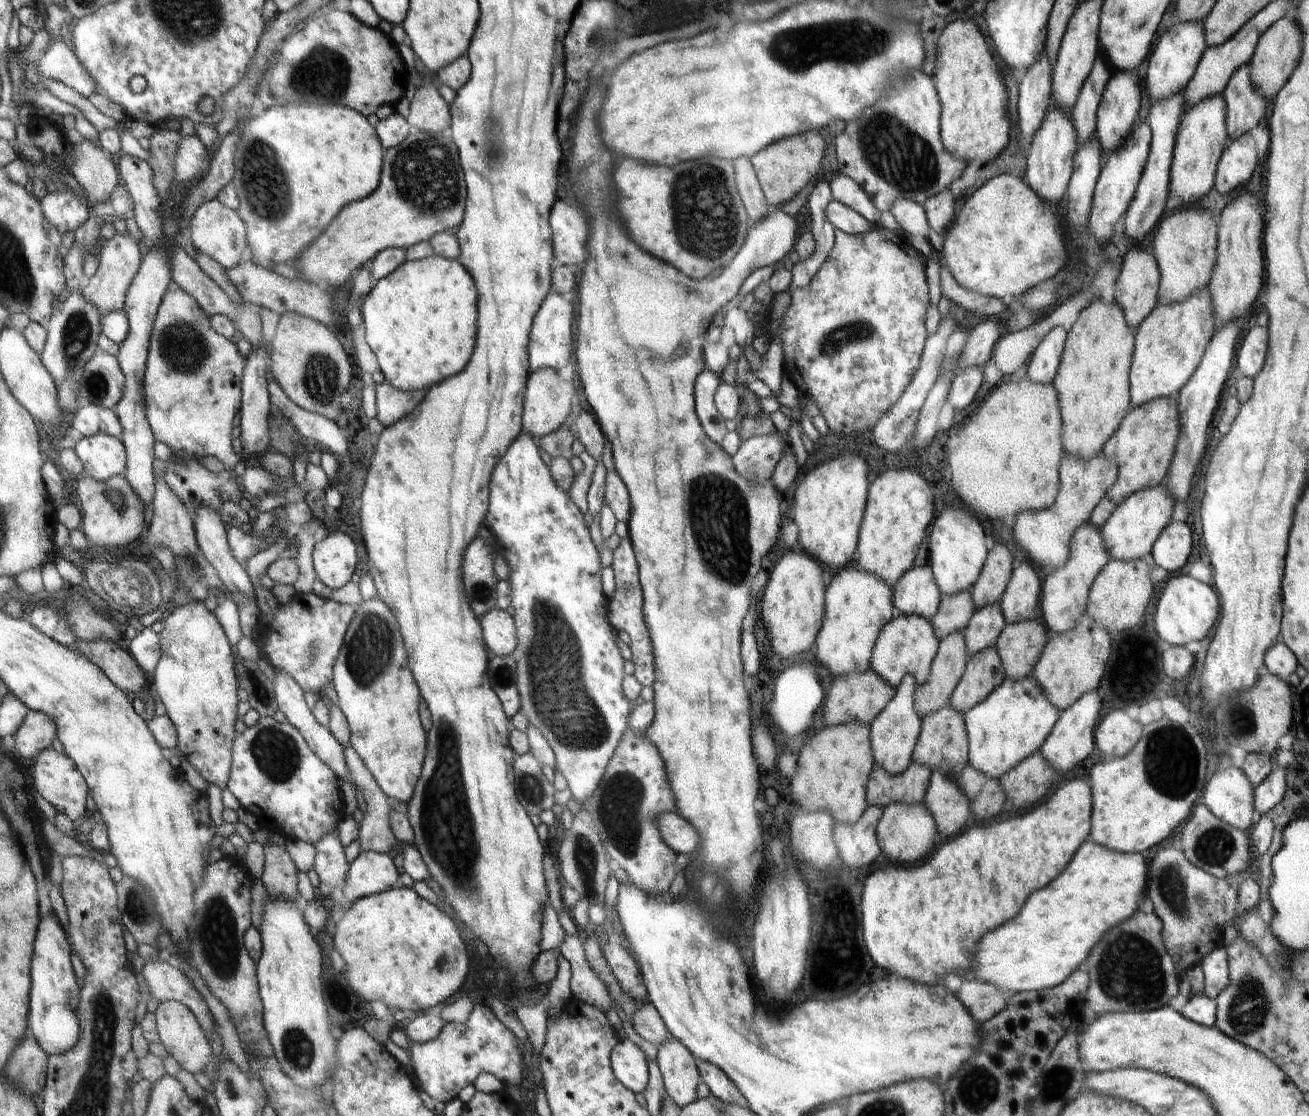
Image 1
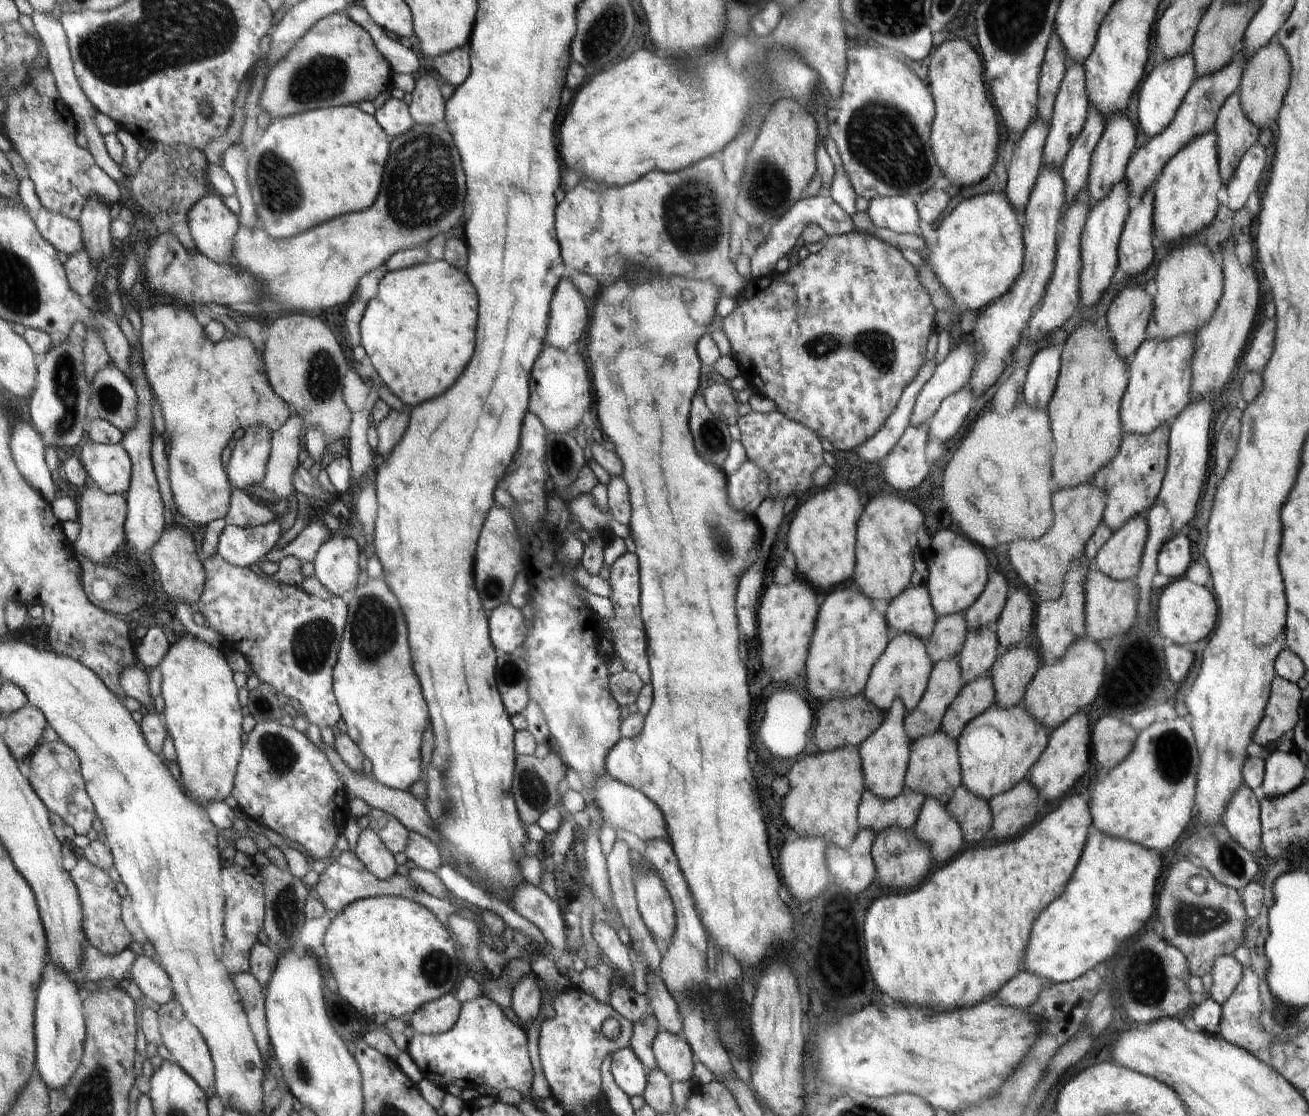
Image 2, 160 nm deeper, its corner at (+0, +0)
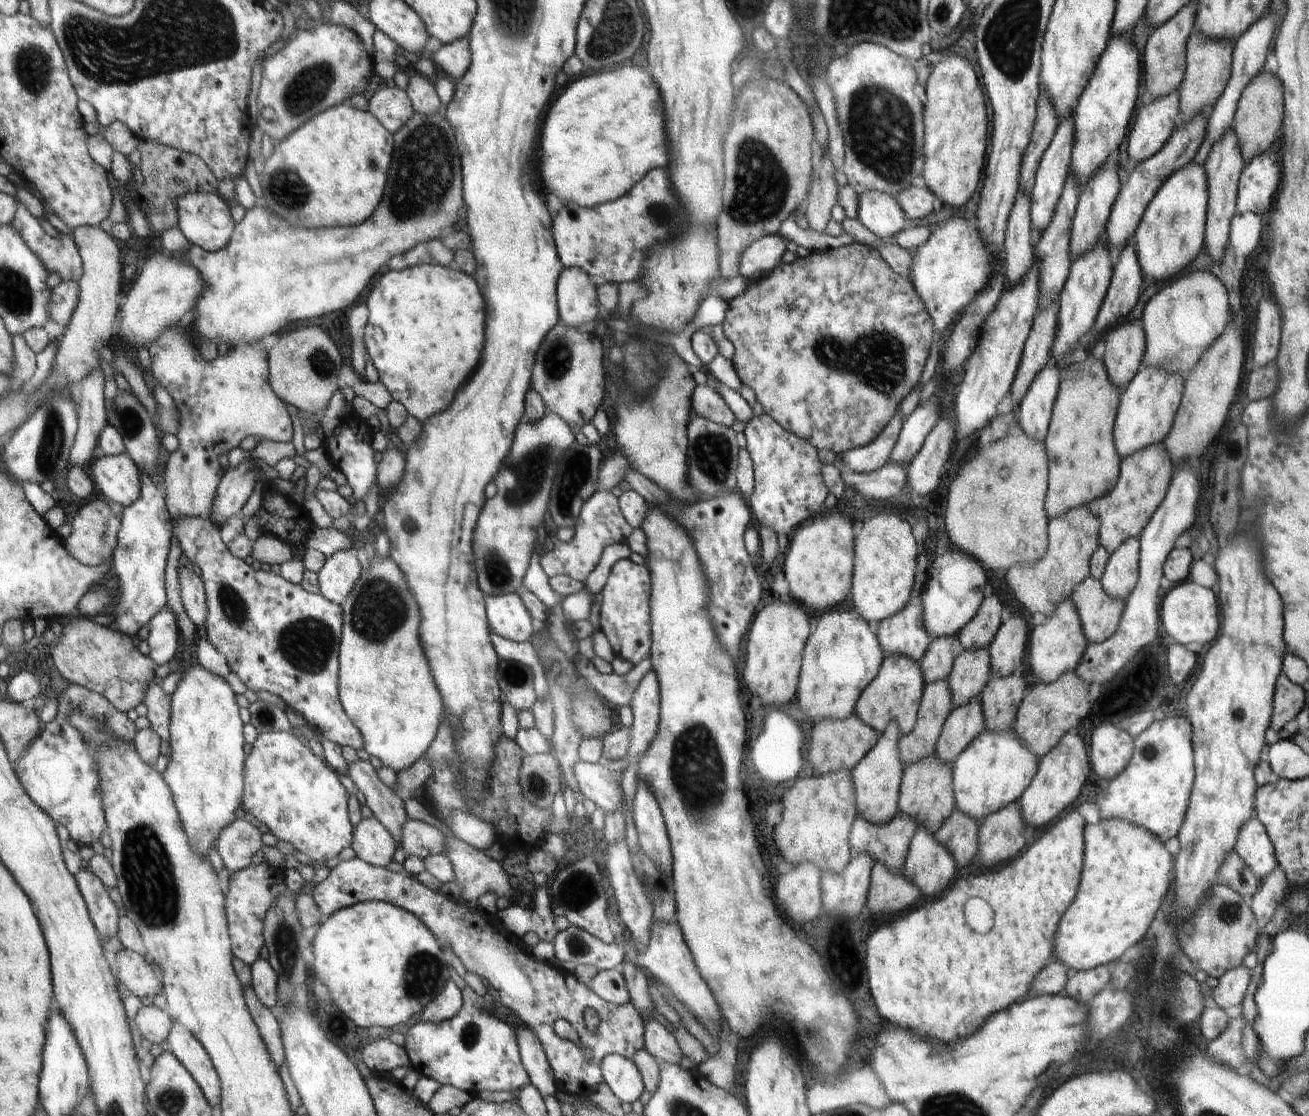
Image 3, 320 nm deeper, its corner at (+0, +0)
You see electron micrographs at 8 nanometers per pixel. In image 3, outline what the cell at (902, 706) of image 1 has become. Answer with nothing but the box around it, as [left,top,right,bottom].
[851,721,904,825]

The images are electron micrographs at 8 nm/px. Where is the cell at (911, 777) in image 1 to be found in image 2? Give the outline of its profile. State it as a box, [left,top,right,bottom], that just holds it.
[858,788,925,836]

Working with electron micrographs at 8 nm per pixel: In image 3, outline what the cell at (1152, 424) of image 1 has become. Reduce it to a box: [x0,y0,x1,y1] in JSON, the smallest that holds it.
[1089,444,1174,556]

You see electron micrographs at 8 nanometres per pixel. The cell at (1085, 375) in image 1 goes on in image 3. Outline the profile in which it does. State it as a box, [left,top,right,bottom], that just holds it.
[1045,352,1121,519]

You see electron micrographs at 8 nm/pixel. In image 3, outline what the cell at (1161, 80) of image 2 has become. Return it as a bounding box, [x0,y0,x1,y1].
[1128,93,1179,164]

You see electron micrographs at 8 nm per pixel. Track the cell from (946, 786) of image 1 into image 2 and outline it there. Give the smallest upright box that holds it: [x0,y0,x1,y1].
[914,797,964,868]

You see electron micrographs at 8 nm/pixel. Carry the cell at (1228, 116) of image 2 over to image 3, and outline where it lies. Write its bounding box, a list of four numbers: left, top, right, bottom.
[1203,128,1246,260]

